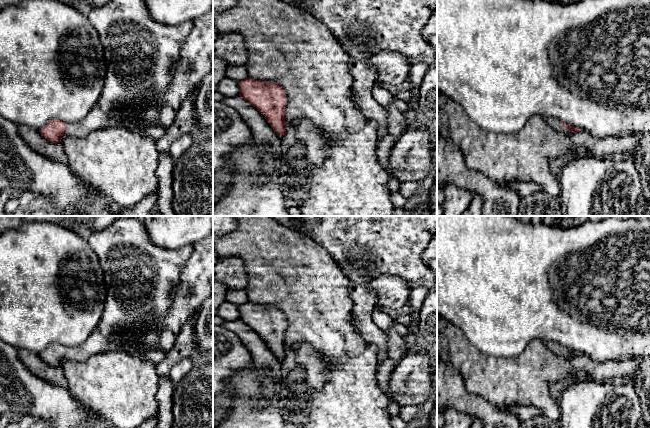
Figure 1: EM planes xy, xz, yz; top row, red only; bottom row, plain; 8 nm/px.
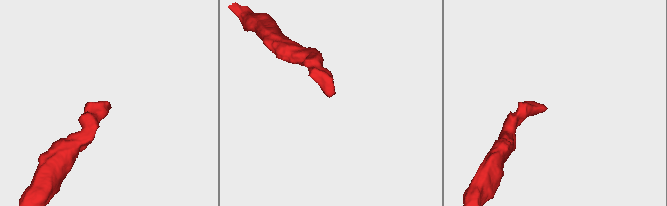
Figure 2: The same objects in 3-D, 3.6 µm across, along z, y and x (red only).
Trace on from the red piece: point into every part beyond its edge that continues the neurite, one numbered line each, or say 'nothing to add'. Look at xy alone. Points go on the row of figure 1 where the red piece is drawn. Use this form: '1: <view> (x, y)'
1: xy (97, 118)

